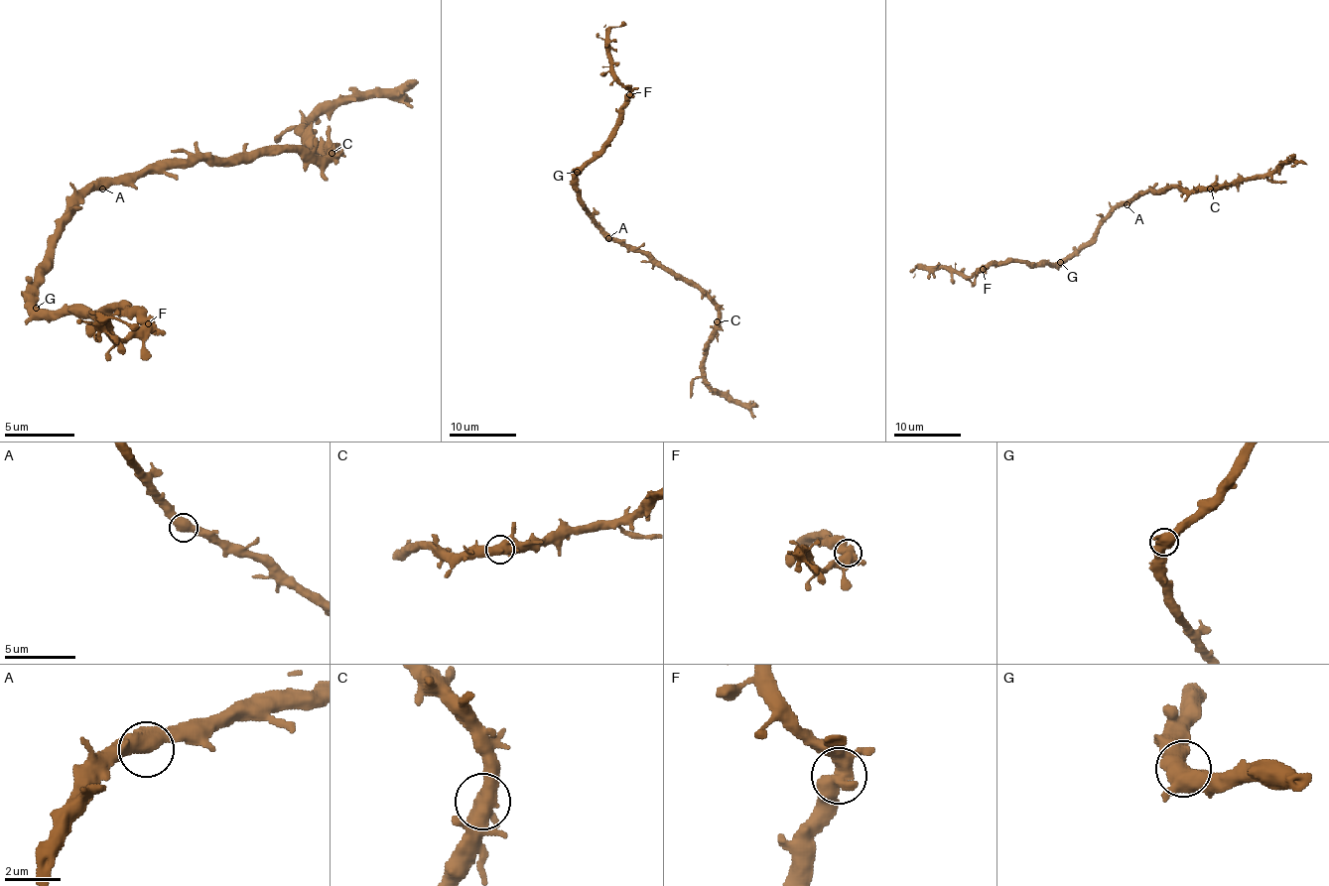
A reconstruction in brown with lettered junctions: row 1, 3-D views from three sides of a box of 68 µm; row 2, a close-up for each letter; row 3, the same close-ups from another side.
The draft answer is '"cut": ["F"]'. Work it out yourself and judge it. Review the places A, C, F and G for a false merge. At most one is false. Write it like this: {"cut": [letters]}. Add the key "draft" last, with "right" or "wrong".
{"cut": ["F"], "draft": "right"}

